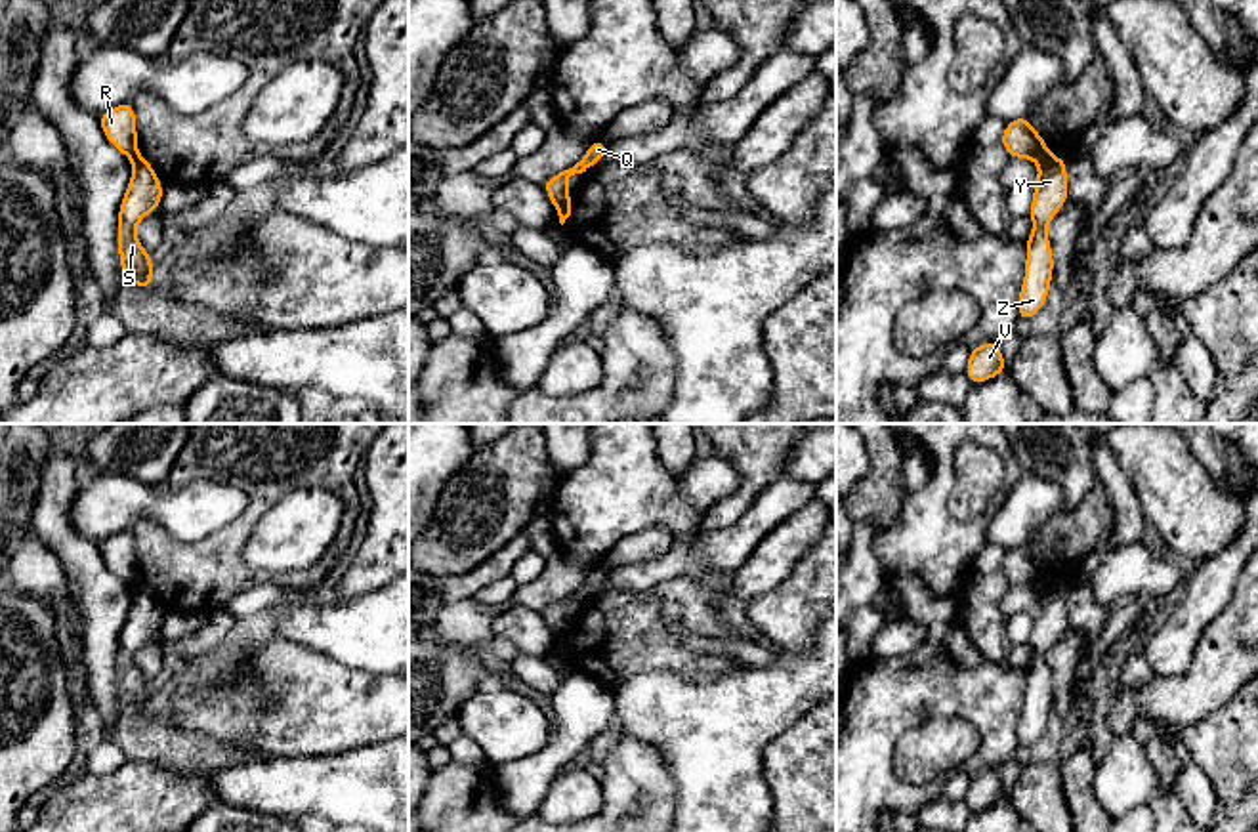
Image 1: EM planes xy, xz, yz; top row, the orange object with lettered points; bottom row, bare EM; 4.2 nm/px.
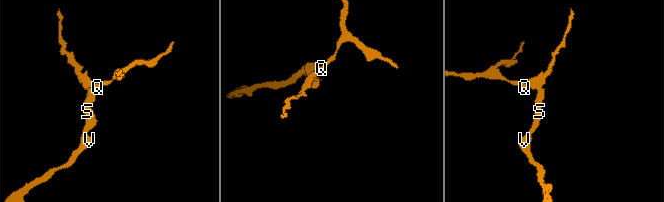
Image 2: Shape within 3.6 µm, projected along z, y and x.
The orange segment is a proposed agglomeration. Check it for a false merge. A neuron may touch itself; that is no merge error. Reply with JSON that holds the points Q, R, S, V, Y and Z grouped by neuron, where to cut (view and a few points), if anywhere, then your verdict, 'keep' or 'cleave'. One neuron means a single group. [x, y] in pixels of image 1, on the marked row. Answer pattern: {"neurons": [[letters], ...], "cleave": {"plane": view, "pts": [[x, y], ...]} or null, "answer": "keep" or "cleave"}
{"neurons": [["Q", "R"], ["S", "V", "Y", "Z"]], "cleave": {"plane": "yz", "pts": [[1050, 155], [1037, 161]]}, "answer": "cleave"}

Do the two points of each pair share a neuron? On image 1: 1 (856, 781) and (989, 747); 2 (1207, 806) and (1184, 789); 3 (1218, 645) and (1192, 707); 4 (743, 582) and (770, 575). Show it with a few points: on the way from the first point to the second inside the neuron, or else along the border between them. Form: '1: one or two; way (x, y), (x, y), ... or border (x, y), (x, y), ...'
1: one; way (879, 737), (917, 699), (961, 699), (964, 703)
2: one; way (1201, 800), (1190, 789)
3: one; way (1218, 661), (1218, 670), (1199, 691)
4: one; way (749, 581), (764, 575)

